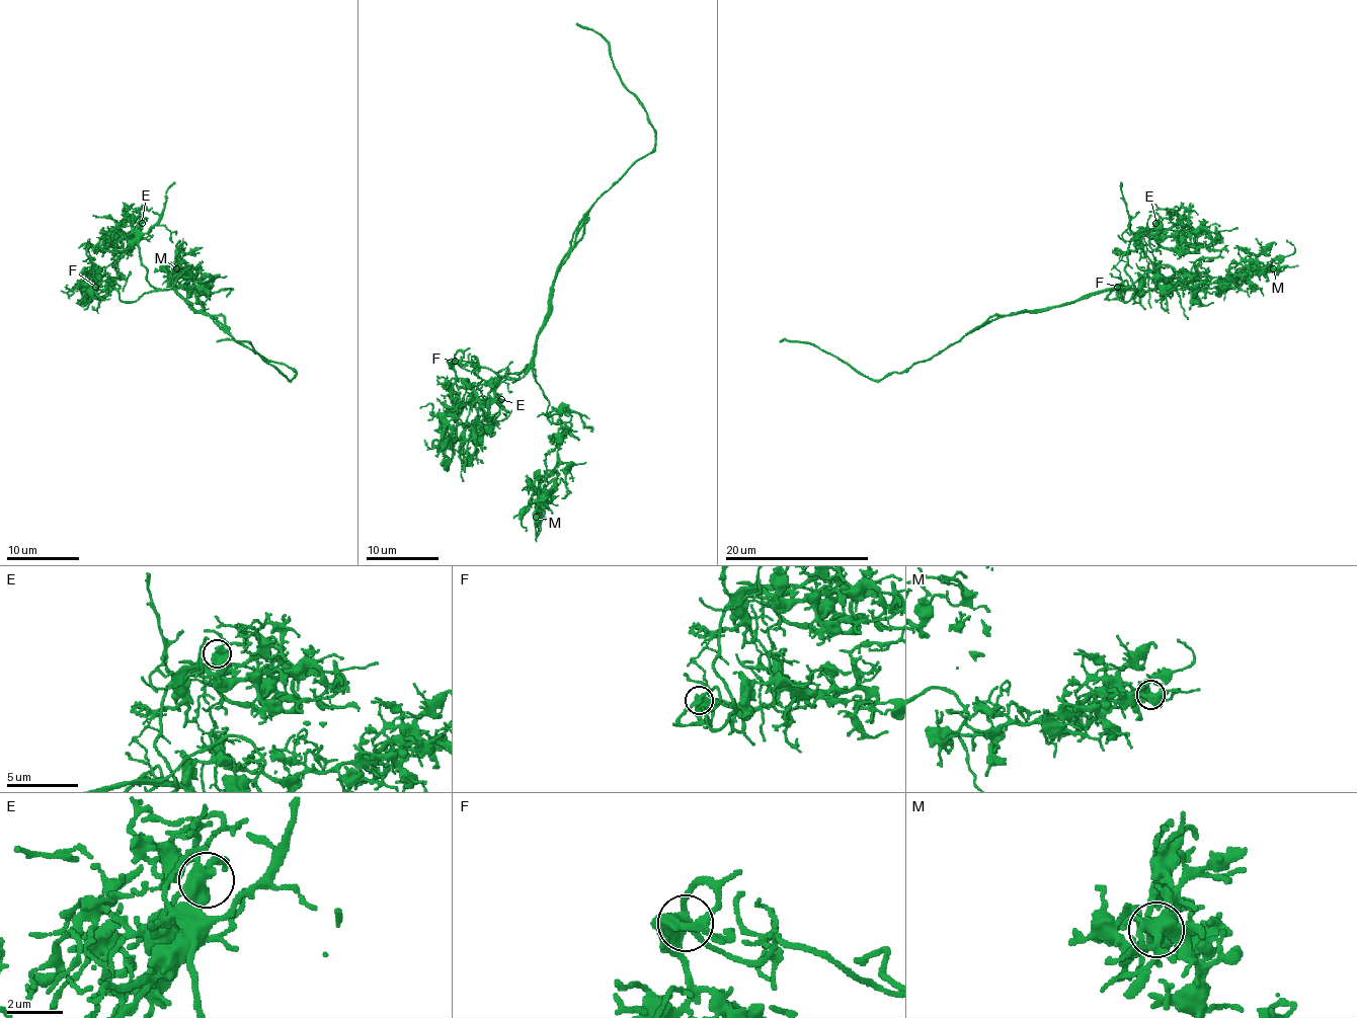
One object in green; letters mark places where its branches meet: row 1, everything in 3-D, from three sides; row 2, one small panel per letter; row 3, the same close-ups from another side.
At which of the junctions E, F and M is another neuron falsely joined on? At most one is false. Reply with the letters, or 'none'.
none

